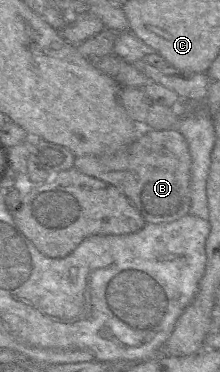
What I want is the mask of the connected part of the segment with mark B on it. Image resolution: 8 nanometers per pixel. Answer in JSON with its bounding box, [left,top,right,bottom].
[74,129,191,223]

